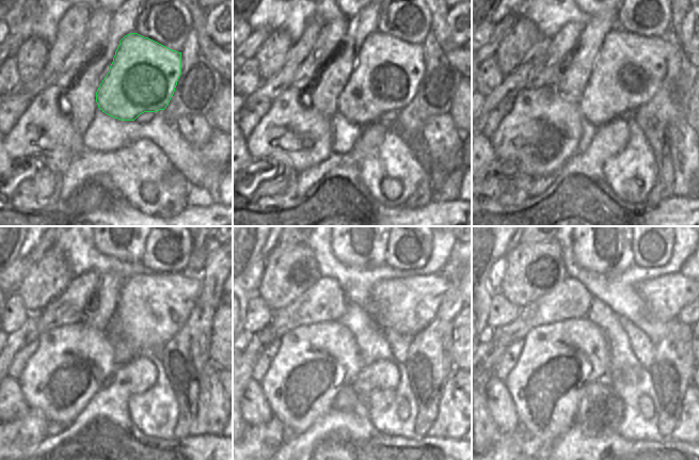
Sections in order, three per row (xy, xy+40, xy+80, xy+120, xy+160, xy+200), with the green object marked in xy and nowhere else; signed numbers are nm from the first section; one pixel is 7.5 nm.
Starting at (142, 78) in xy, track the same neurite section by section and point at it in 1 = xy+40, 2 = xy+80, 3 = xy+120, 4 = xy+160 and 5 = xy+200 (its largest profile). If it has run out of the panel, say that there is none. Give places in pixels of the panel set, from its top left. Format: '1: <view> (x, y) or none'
1: xy+40 (387, 73)
2: xy+80 (629, 68)
3: xy+120 (152, 308)
4: xy+160 (407, 305)
5: xy+200 (664, 297)

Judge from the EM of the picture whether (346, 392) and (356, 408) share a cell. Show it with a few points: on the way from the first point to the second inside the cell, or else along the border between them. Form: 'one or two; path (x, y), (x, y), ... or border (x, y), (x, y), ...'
one; path (347, 396), (353, 403)

